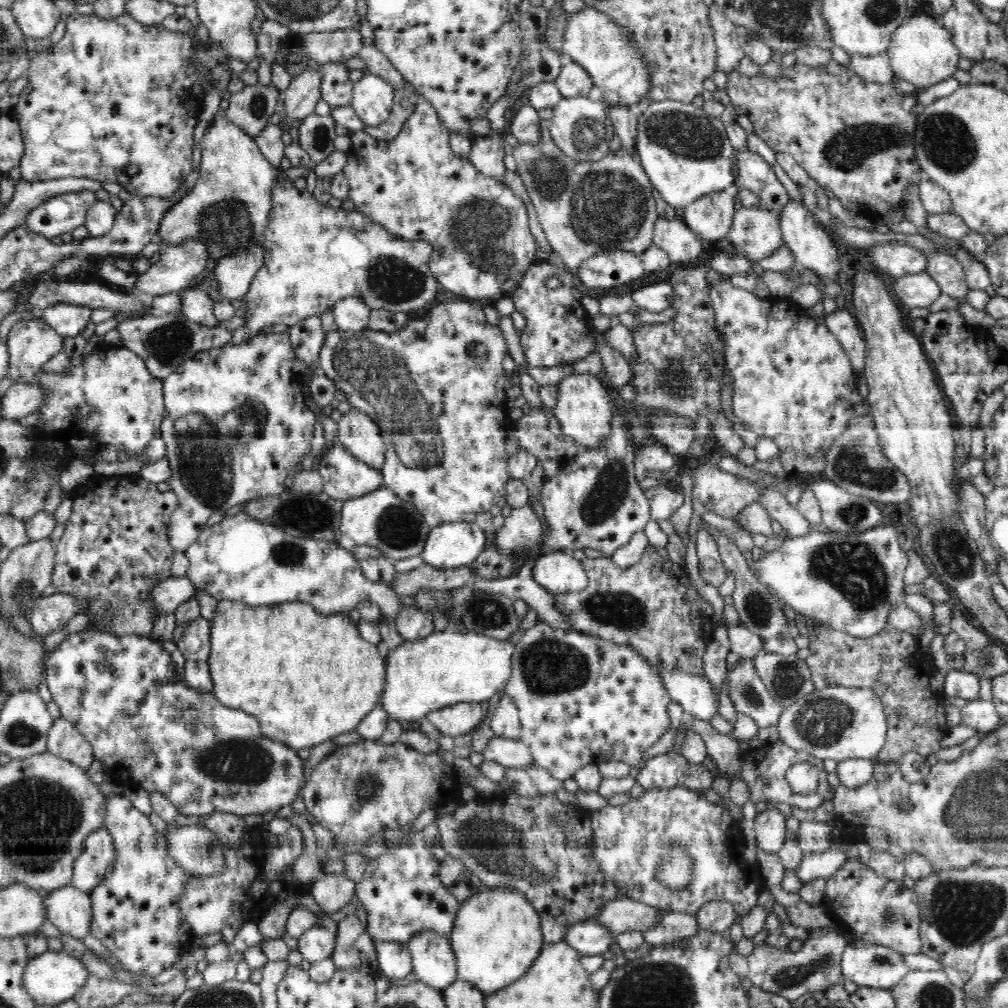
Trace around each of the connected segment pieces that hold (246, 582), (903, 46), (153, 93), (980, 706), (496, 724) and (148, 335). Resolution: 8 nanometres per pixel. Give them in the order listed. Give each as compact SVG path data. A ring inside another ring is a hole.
M244 512L225 517L210 528L205 527L185 553L189 560L186 574L189 580L196 586L197 591L204 591L218 601L243 602L254 607L305 602L311 604L316 612L328 615L350 611L362 600L369 600L380 606L382 616L388 622L395 621L398 613L404 608L399 596L387 584L373 582L362 573L360 560L344 542L298 538L286 534L284 530L272 524L255 520Z
M912 14L911 18L900 24L892 34L887 56L896 78L911 82L919 90L952 78L958 70L961 55L952 43L951 34L940 23L939 17Z
M73 12L67 19L66 33L60 42L52 44L52 52L43 58L30 59L30 67L26 73L28 85L19 94L20 101L11 113L20 124L20 133L24 139L24 156L20 160L22 180L28 182L50 181L64 177L90 177L92 180L118 182L131 196L169 197L172 196L192 172L192 135L199 121L203 107L206 80L194 69L190 61L193 50L193 33L180 34L167 30L163 25L146 26L132 19L127 13L113 20L102 20L96 15L83 16ZM136 164L139 175L129 177L125 169Z
M974 699L961 707L961 719L963 724L971 726L980 732L980 735L988 734L1000 727L1000 716L994 707L995 699Z
M504 694L500 697L494 712L488 717L489 726L496 737L520 739L522 726L519 712L512 698Z
M181 312L166 315L142 315L130 317L117 325L124 347L137 354L148 365L155 377L163 380L172 374L185 360L196 356L202 350L224 346L231 341L233 332L224 327L208 328L188 320Z

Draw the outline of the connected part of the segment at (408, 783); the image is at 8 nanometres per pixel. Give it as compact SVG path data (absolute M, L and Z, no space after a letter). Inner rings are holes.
M362 739L356 743L341 746L337 752L324 757L311 772L302 788L303 803L306 812L324 828L335 834L334 844L348 853L357 853L368 842L372 834L386 829L397 830L404 824L410 824L428 808L439 808L453 800L459 800L462 788L458 772L453 764L446 763L438 752L424 754L399 740L385 744L378 740Z

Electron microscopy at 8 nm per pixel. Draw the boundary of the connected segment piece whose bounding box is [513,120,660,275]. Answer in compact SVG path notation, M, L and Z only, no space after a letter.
M541 120L542 140L538 144L518 142L519 145L514 147L513 156L517 163L515 178L524 183L540 226L555 255L562 262L561 265L576 275L582 261L596 254L616 250L642 254L648 250L653 244L654 224L660 218L660 214L653 197L654 188L638 157L632 156L622 148L620 152L608 152L598 162L577 162L556 146L549 131L549 124L549 120Z

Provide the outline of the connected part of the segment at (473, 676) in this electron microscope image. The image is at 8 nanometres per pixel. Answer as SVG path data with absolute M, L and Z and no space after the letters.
M447 628L420 638L420 640L404 640L400 646L386 653L386 670L384 692L379 700L388 718L392 717L400 723L419 721L428 713L442 707L459 702L484 702L505 690L508 678L512 676L512 654L516 645L509 641L501 641L472 631L457 631Z

